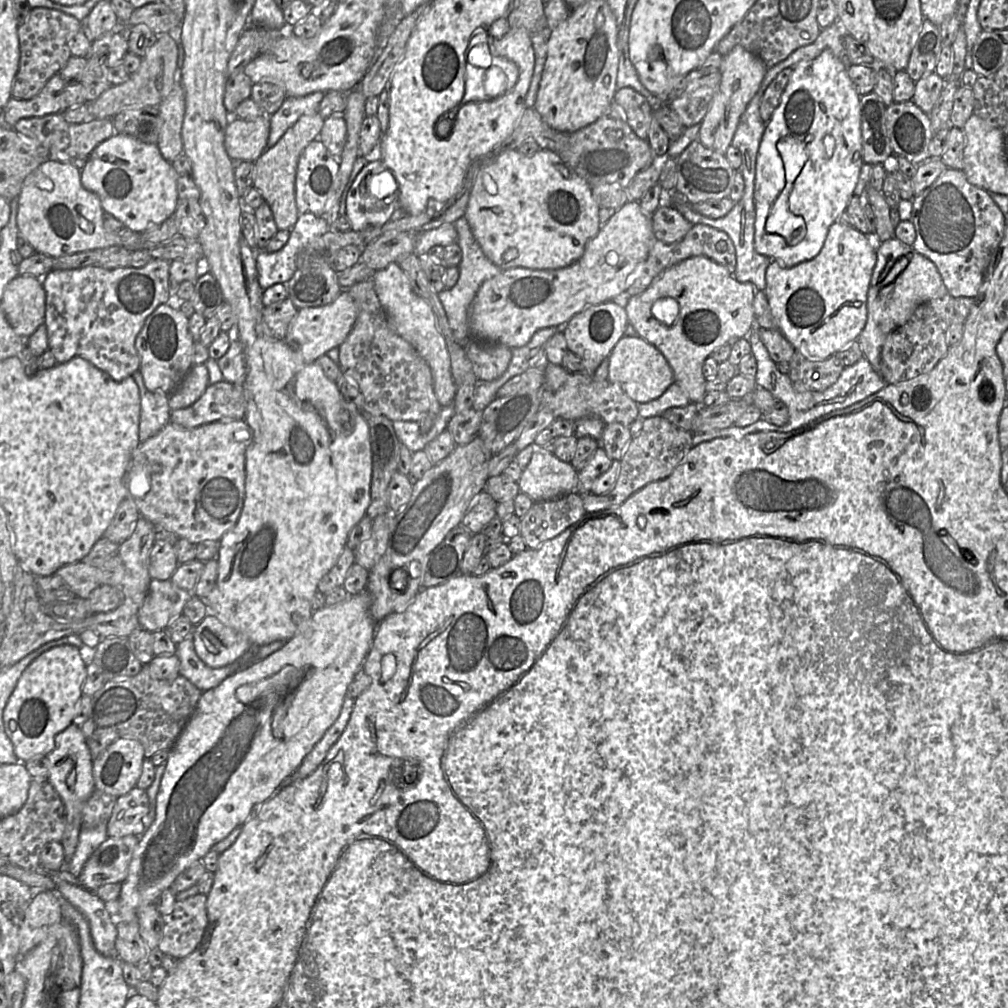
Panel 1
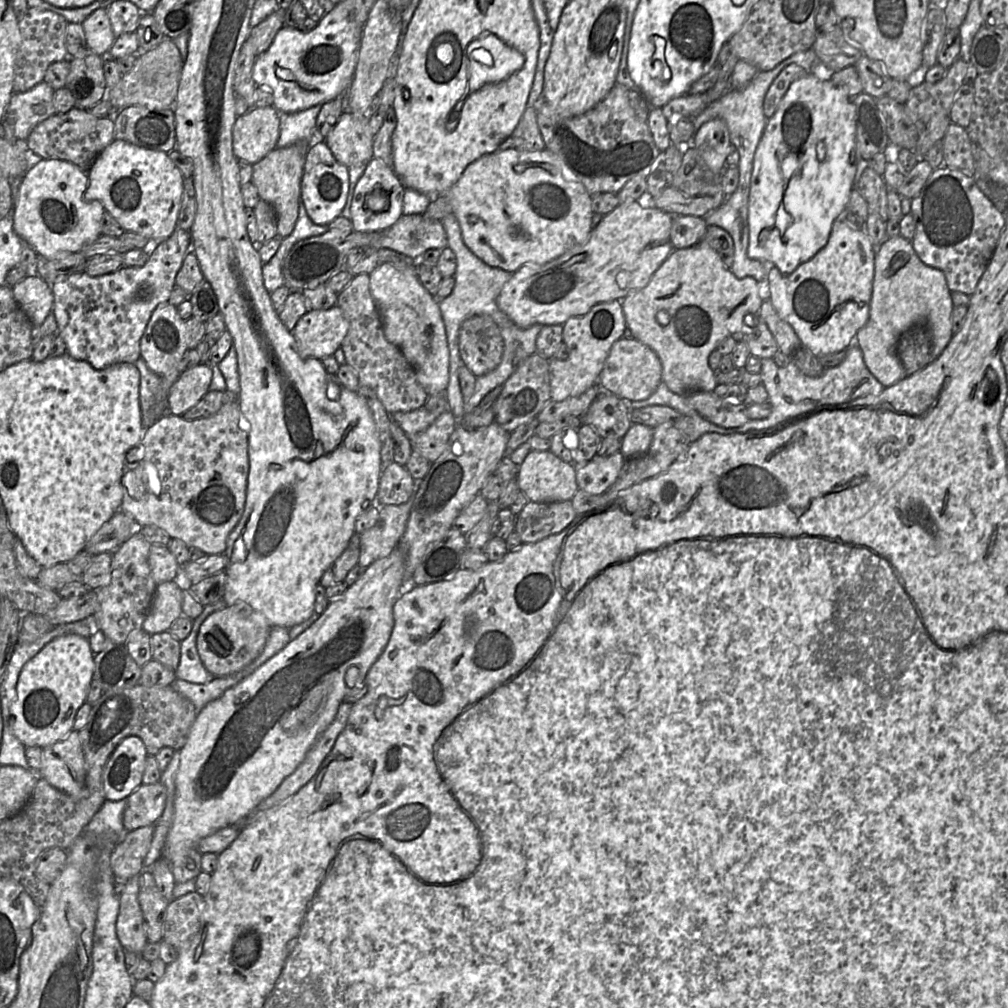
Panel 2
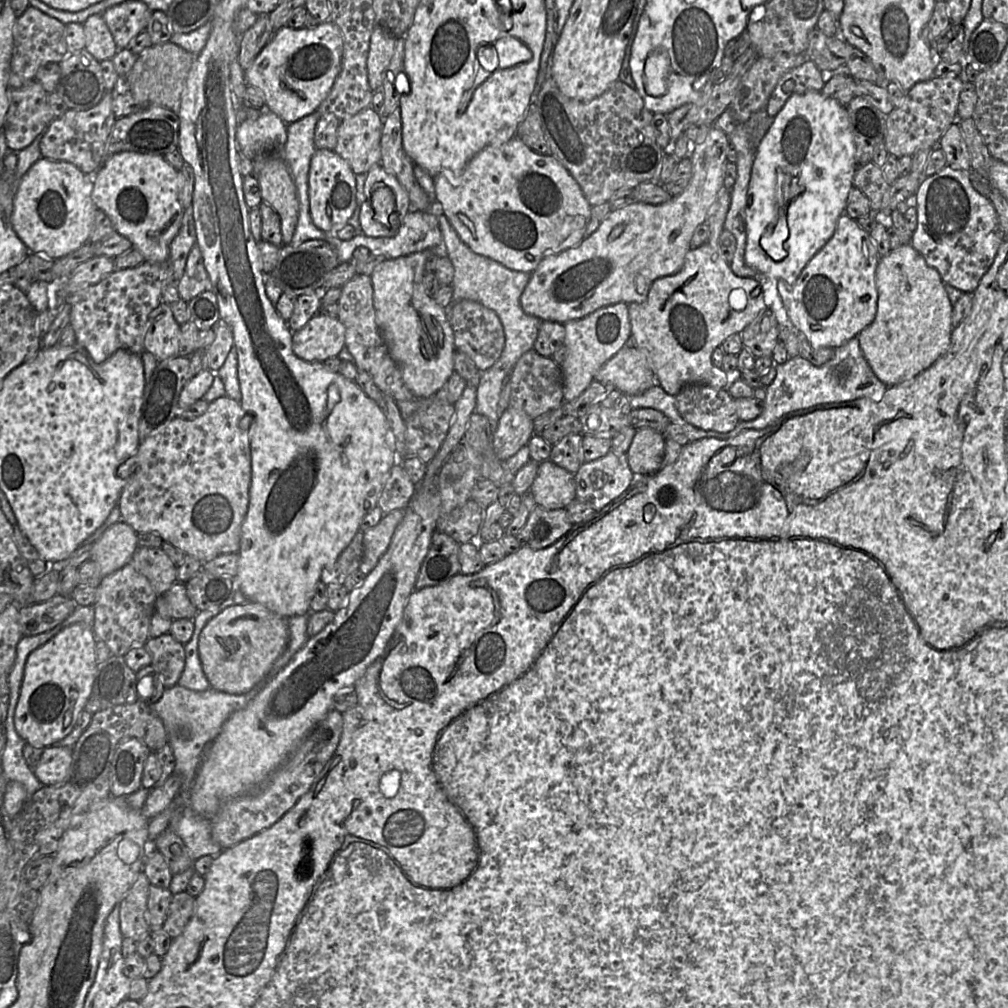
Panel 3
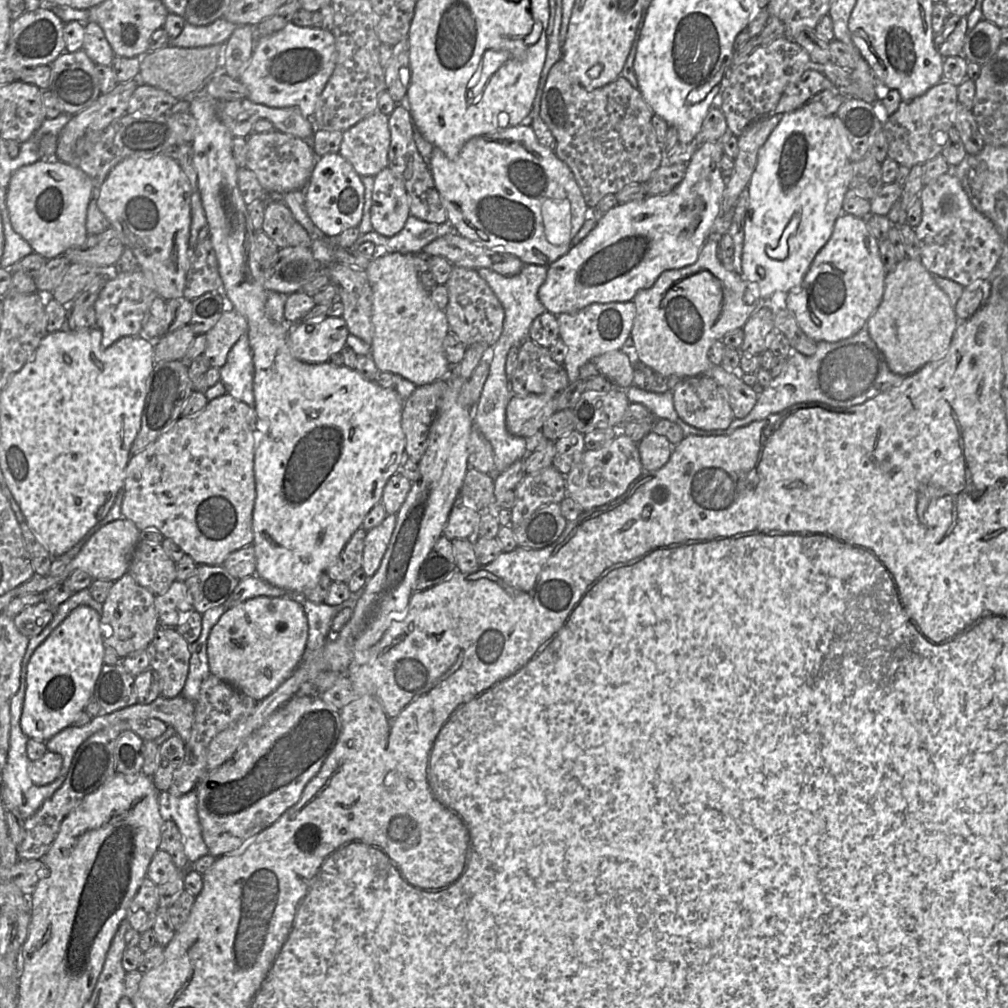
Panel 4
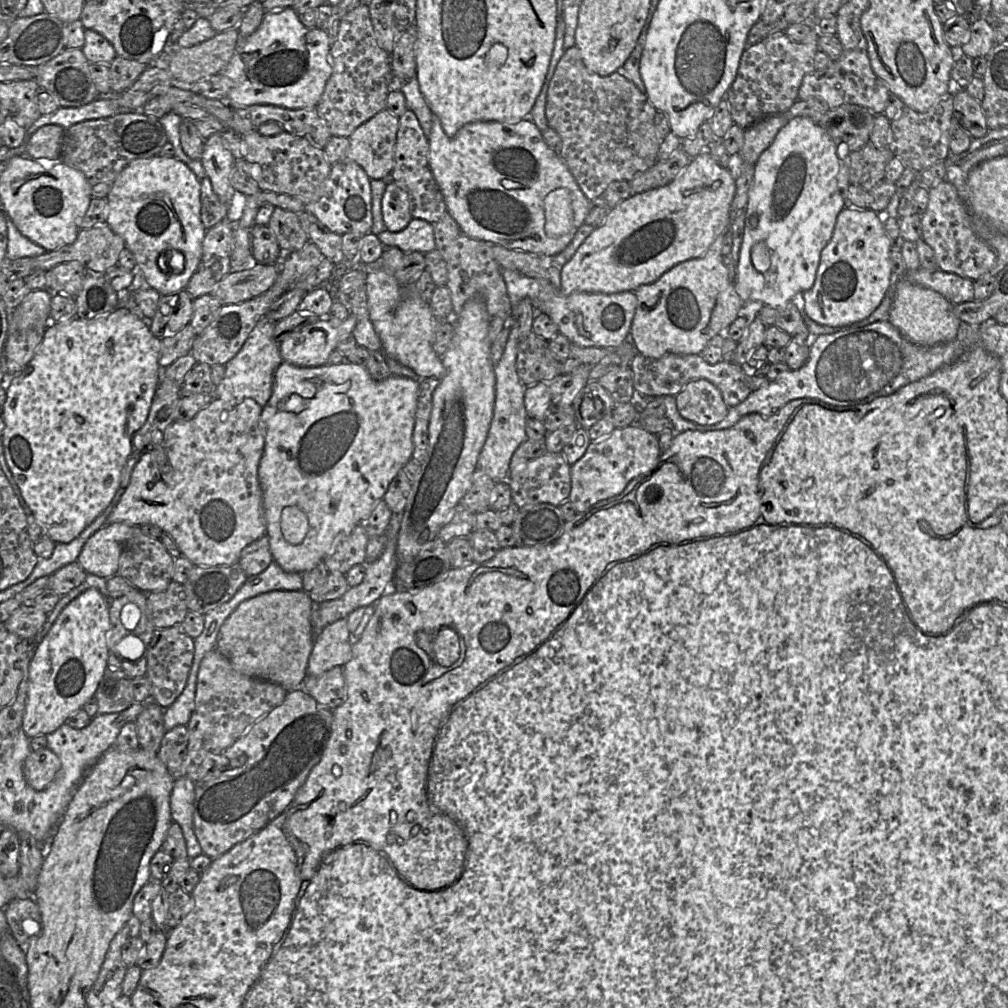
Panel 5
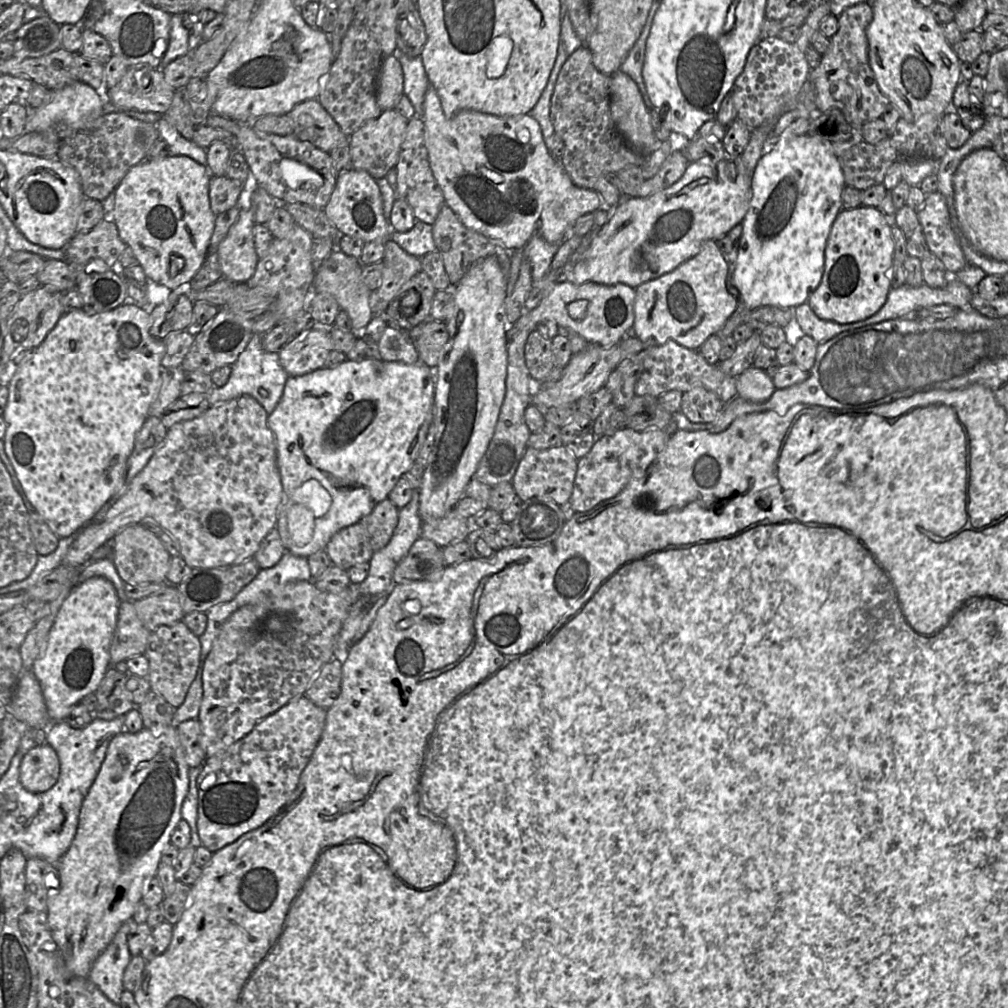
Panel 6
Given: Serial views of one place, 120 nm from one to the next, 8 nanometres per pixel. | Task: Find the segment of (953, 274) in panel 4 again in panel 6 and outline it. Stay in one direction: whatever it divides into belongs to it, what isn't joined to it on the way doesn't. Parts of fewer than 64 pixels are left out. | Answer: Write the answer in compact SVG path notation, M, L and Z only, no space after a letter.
M938 190L926 194L923 206L917 211L929 250L938 257L950 275L968 263L952 229L946 199Z

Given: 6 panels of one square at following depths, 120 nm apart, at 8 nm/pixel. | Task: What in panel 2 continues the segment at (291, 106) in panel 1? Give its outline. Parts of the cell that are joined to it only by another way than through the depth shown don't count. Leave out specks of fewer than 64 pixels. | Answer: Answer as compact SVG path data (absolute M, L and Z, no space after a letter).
M322 104L295 113L280 113L280 135L277 147L283 148L295 143L310 145L316 136L317 116Z

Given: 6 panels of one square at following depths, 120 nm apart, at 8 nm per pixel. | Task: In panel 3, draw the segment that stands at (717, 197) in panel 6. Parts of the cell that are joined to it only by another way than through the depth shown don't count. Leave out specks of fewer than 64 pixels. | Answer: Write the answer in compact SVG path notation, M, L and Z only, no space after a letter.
M712 126L705 139L701 143L692 144L691 146L689 157L692 162L692 176L688 186L681 194L673 196L669 201L662 204L654 205L633 201L628 205L614 209L602 221L600 221L597 229L591 235L585 237L578 245L568 248L558 254L547 255L544 257L539 262L537 268L530 274L530 279L521 294L520 305L522 310L528 315L539 318L541 321L556 321L564 324L568 320L584 317L604 306L616 304L619 302L626 304L630 304L632 302L644 302L654 280L659 277L674 275L682 269L686 253L689 251L689 249L691 249L690 241L694 230L700 224L706 221L710 206L715 202L720 192L723 189L726 189L723 182L725 174L725 163L727 162L728 147L729 140L726 134L721 129Z

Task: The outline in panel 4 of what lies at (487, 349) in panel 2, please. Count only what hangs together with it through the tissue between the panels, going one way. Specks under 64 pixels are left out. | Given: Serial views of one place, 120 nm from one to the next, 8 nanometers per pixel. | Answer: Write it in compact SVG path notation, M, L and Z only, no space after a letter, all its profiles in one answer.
M453 266L444 285L448 291L448 304L444 312L449 332L465 346L484 342L492 348L502 332L504 309L487 282L479 276L477 270Z

